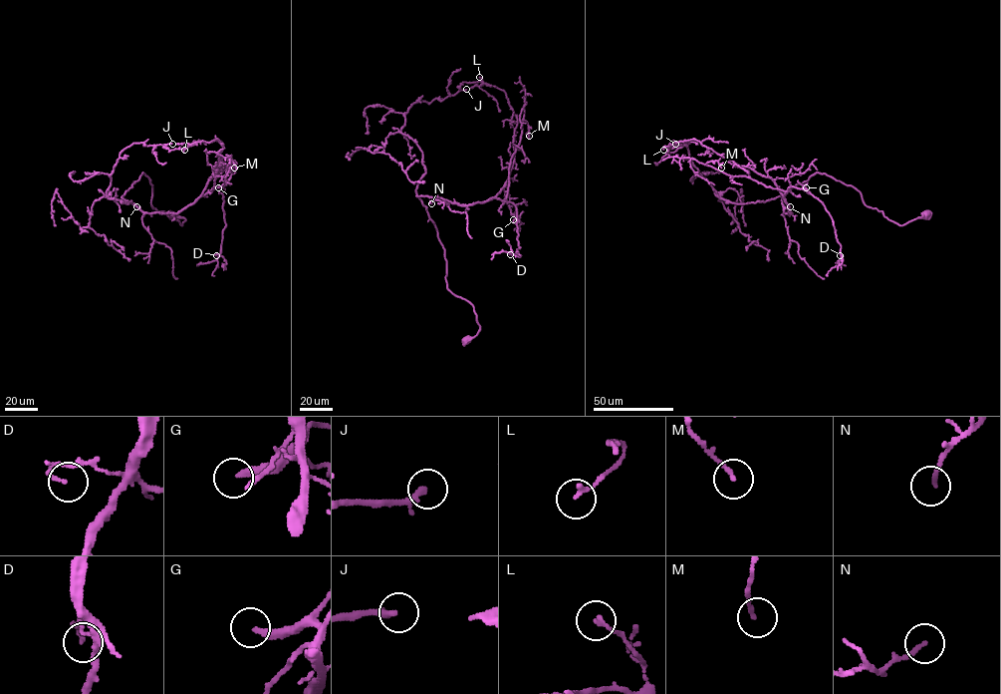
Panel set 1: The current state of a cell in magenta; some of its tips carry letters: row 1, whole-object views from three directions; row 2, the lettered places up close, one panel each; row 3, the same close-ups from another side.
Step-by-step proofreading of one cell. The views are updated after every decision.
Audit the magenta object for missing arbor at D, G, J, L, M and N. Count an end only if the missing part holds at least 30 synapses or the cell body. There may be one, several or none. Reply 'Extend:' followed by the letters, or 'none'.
Extend: none

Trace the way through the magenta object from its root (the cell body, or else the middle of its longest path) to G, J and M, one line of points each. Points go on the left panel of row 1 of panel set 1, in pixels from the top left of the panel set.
G: (170, 214), (185, 220), (181, 225), (152, 207), (142, 173), (122, 197), (142, 211), (178, 212), (218, 187)
J: (170, 214), (152, 207), (142, 173), (122, 196), (128, 203), (106, 191), (125, 149), (172, 144)
M: (170, 214), (152, 207), (142, 173), (122, 197), (142, 211), (178, 212), (235, 161), (234, 168)

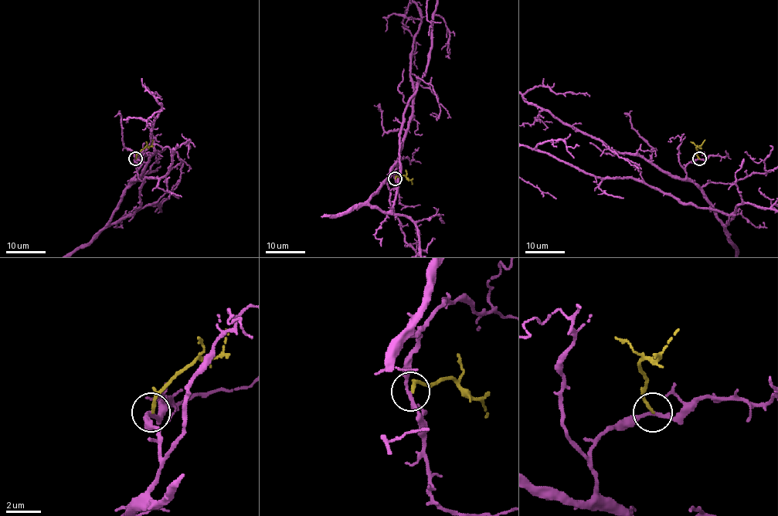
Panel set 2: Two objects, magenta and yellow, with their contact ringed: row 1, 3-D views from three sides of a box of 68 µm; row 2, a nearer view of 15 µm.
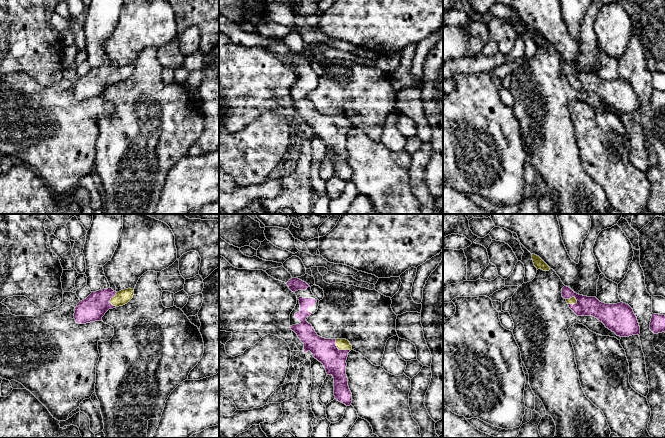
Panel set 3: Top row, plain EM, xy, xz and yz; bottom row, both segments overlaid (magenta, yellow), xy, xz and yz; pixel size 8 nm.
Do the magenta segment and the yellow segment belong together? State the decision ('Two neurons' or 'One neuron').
One neuron

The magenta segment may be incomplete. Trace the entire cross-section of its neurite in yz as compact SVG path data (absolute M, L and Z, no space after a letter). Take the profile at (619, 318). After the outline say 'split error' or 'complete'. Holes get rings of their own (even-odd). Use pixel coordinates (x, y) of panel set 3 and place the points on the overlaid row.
M567 286L562 288L562 297L577 316L595 317L617 336L640 334L637 317L626 303L605 304L596 297L579 295Z; split error

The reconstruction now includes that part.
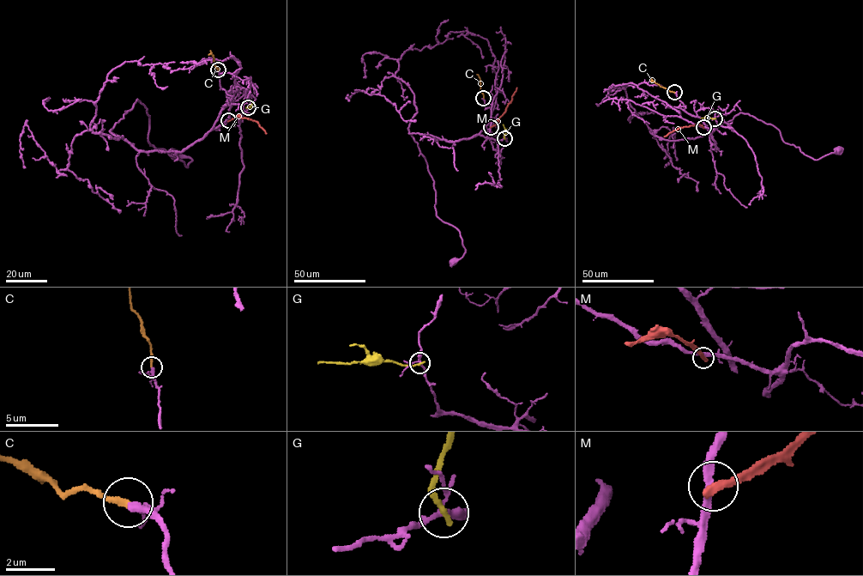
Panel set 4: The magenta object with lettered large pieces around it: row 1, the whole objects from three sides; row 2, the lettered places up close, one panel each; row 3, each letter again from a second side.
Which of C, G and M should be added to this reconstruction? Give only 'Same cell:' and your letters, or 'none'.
Same cell: C

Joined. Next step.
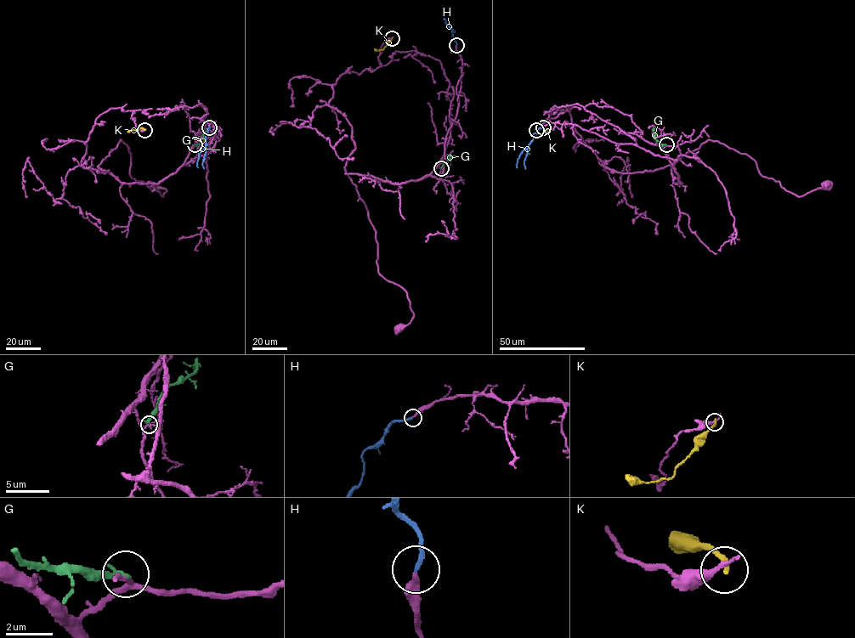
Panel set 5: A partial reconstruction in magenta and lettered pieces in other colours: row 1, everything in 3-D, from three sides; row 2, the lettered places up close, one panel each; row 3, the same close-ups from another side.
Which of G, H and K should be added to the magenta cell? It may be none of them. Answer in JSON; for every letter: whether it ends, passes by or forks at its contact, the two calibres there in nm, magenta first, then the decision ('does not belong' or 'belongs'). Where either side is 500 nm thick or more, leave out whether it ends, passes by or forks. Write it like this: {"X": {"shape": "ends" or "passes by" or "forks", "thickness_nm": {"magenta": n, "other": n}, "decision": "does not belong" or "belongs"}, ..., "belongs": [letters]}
{"G": {"shape": "ends", "thickness_nm": {"magenta": 110, "other": 320}, "decision": "does not belong"}, "H": {"shape": "ends", "thickness_nm": {"magenta": 220, "other": 200}, "decision": "belongs"}, "K": {"shape": "ends", "thickness_nm": {"magenta": 280, "other": 200}, "decision": "does not belong"}, "belongs": ["H"]}

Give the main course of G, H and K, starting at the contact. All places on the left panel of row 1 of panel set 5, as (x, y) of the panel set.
G: (195, 144), (204, 138), (204, 129), (200, 129)
H: (209, 127), (205, 148), (199, 155), (198, 167)
K: (144, 130), (127, 132)

